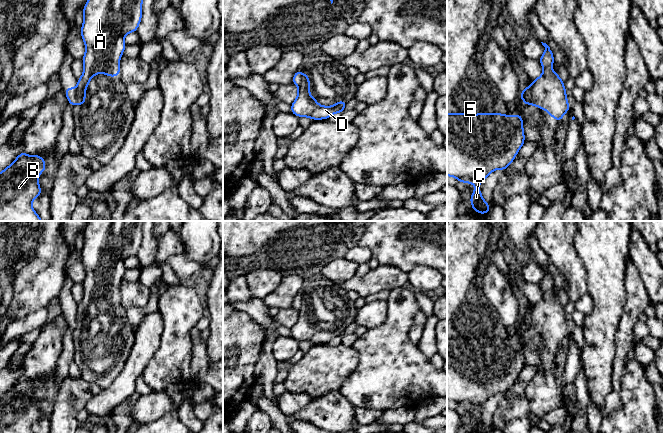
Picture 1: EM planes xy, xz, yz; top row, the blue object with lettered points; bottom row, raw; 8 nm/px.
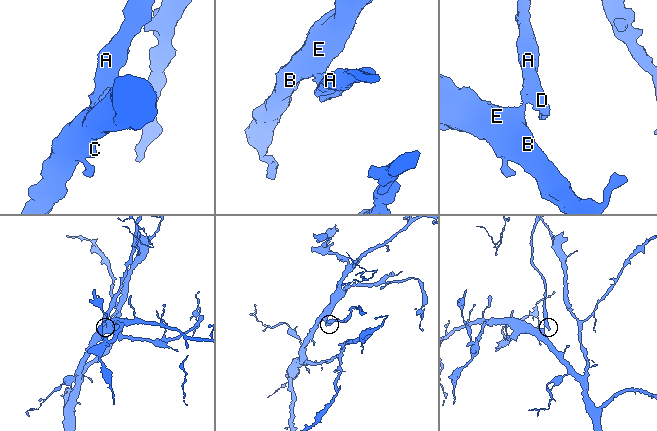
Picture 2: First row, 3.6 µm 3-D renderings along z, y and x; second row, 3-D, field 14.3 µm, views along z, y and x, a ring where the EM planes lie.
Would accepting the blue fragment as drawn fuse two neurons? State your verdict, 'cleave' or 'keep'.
cleave

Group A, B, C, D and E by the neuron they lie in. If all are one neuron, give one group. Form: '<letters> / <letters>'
A D / B C E

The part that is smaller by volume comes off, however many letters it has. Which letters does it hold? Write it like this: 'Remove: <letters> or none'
Remove: A, D

